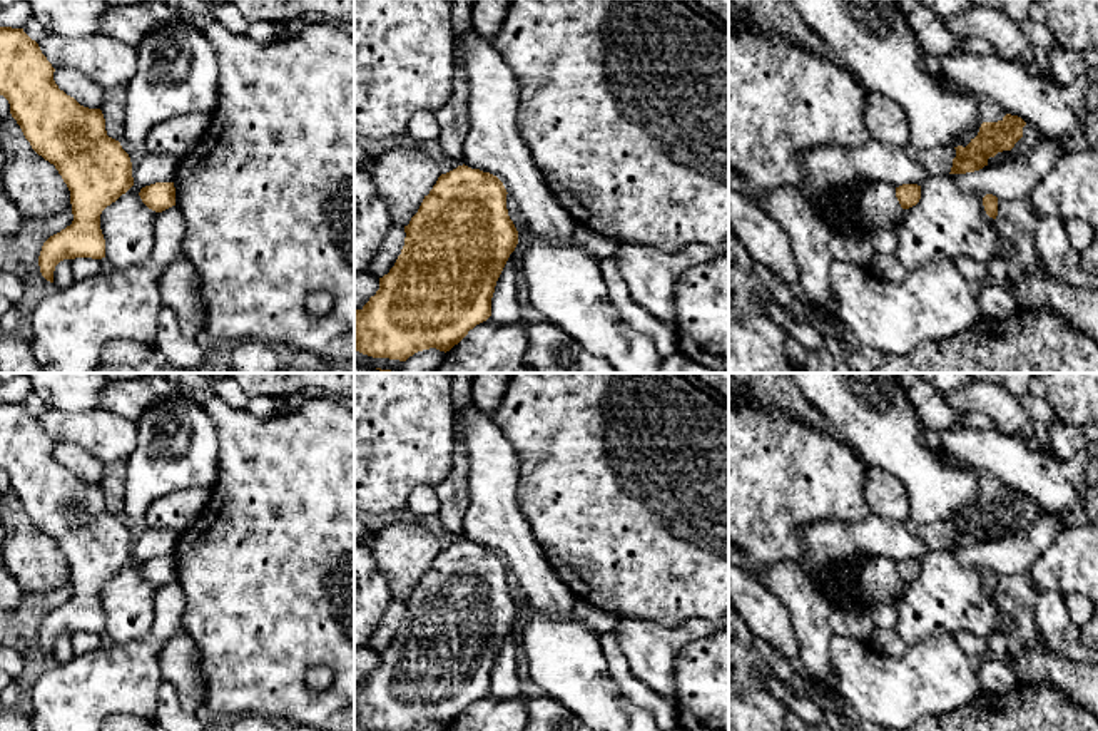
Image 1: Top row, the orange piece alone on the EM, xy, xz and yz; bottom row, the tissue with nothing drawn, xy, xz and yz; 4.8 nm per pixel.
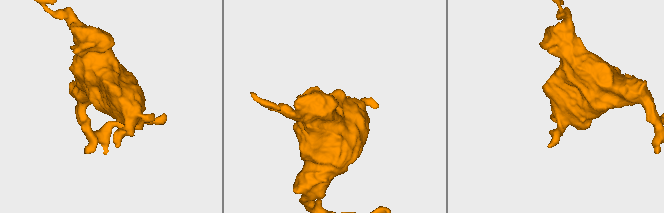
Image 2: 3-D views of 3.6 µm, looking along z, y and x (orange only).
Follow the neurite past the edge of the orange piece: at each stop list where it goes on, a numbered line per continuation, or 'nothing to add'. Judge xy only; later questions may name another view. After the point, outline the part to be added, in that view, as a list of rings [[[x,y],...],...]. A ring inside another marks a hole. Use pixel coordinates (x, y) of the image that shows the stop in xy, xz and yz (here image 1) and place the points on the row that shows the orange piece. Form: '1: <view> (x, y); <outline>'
nothing to add

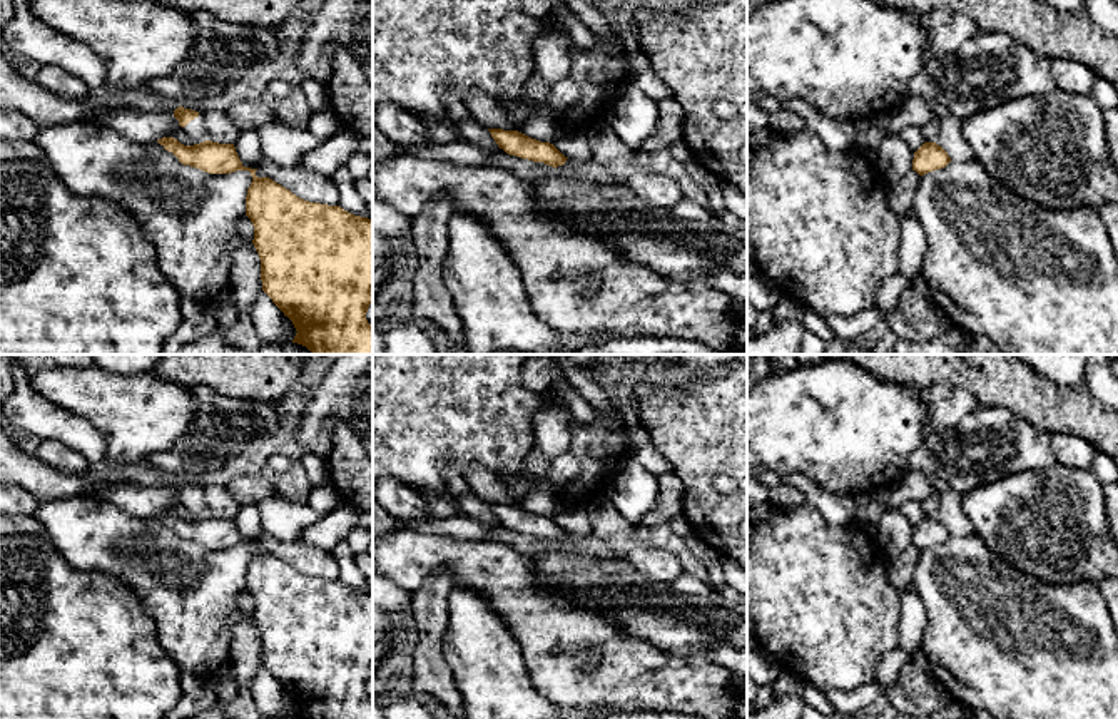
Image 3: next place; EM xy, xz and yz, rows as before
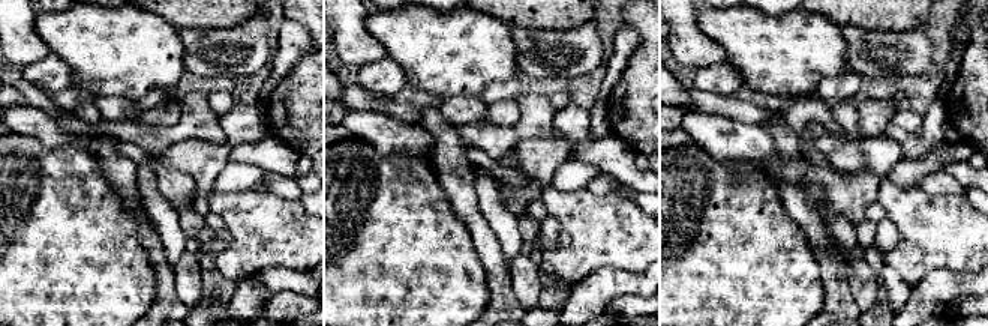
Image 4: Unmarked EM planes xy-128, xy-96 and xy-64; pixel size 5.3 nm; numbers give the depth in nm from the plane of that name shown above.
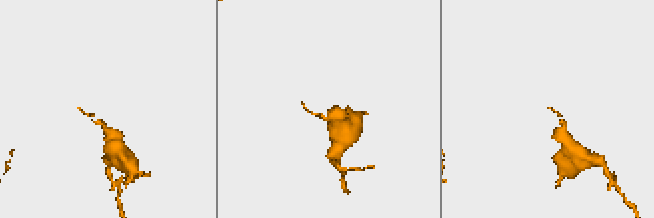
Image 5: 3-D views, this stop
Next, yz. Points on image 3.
1: yz (929, 131); [[[934,115],[924,127],[921,127],[926,142],[936,142],[939,132],[939,120]]]

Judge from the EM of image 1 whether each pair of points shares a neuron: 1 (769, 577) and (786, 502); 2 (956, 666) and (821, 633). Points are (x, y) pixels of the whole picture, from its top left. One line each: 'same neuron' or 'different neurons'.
1: different neurons
2: different neurons

